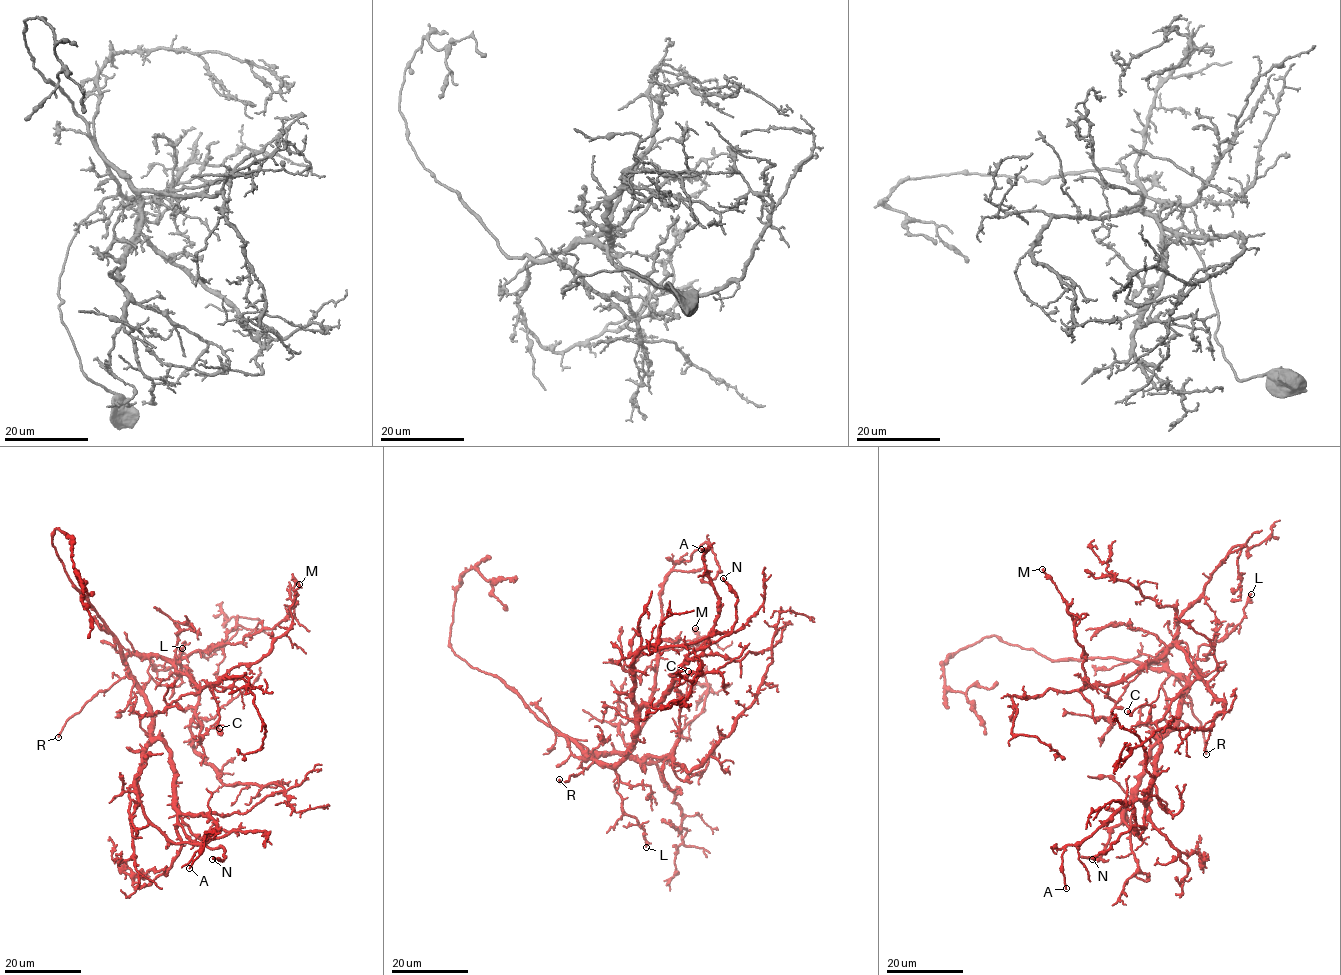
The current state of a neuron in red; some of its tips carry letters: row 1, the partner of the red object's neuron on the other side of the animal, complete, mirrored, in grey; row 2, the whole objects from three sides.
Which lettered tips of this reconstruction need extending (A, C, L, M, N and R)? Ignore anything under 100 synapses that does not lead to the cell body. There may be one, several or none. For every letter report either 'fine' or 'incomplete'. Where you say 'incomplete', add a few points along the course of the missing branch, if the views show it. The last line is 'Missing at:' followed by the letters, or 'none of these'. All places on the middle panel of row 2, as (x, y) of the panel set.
A: fine
C: fine
L: fine
M: fine
N: fine
R: incomplete; course (559, 779), (569, 771), (565, 770), (570, 764), (578, 762), (597, 769), (585, 776), (590, 795), (587, 792)
Missing at: R

